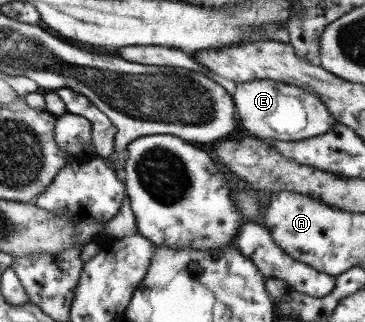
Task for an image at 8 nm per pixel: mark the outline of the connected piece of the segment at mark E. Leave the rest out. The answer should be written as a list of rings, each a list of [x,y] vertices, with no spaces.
[[[269,79],[237,83],[232,100],[239,130],[249,131],[260,140],[299,141],[327,133],[336,123],[325,104],[314,93],[289,83]]]

